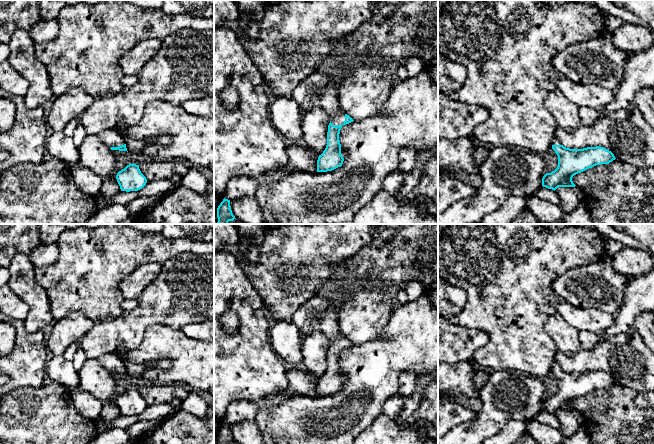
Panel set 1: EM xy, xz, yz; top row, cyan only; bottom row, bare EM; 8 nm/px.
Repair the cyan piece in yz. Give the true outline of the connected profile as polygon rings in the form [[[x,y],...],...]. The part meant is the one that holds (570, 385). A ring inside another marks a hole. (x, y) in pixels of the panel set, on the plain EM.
[[[555,359],[551,369],[558,380],[558,390],[543,400],[542,410],[554,415],[558,411],[575,411],[572,405],[574,399],[596,389],[609,388],[616,383],[614,378],[604,371],[566,372]]]

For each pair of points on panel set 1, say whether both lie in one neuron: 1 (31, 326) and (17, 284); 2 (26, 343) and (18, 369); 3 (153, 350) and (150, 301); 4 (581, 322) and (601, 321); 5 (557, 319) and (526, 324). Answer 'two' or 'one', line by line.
1: one
2: one
3: two
4: one
5: two

